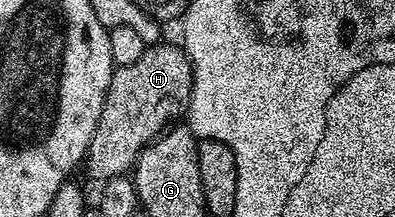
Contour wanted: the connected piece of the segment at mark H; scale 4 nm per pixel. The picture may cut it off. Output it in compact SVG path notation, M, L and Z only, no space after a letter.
M162 41L147 46L136 63L115 68L100 111L100 123L84 158L84 170L95 183L129 174L142 150L185 114L190 100L193 65L185 50L174 45Z

